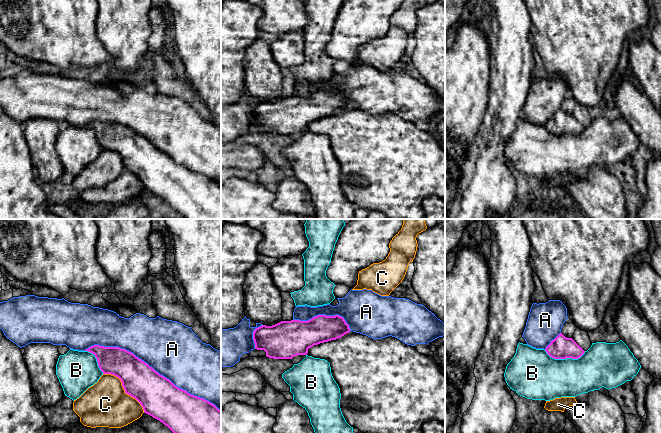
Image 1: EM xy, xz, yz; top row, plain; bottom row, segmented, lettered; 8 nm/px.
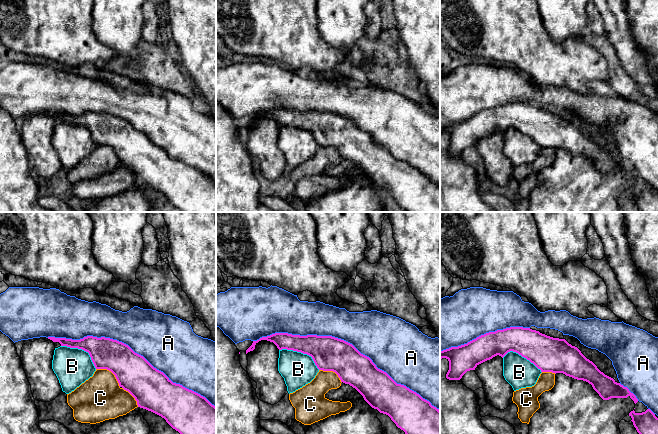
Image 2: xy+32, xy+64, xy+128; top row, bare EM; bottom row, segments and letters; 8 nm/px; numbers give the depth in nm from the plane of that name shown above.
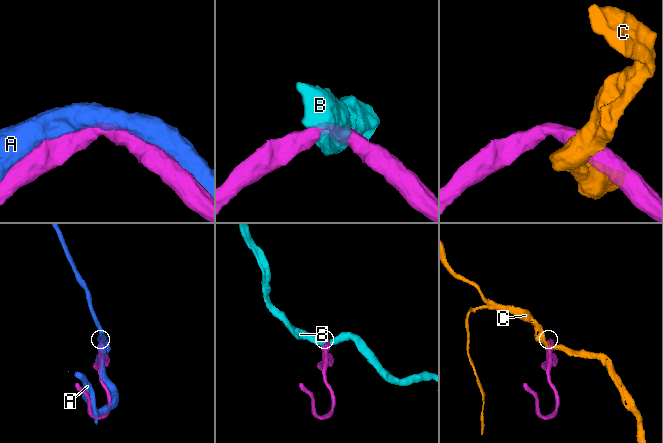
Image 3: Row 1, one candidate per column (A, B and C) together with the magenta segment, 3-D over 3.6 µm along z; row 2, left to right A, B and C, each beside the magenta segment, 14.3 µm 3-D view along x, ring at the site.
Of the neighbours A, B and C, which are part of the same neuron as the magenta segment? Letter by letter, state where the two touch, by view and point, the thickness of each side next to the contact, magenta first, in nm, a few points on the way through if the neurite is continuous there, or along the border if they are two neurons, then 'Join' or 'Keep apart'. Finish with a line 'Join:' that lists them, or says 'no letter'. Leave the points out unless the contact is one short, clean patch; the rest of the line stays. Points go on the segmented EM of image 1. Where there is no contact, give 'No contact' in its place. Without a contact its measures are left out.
A: Touches magenta at xy (151, 367). Thickness 320 nm (magenta) against 440 nm. Join
B: Touches magenta at yz (565, 358). Thickness 180 nm (magenta) against 360 nm. Keep apart
C: Touches magenta at xy (124, 389). Thickness 300 nm (magenta) against 360 nm. Keep apart
Join: A

